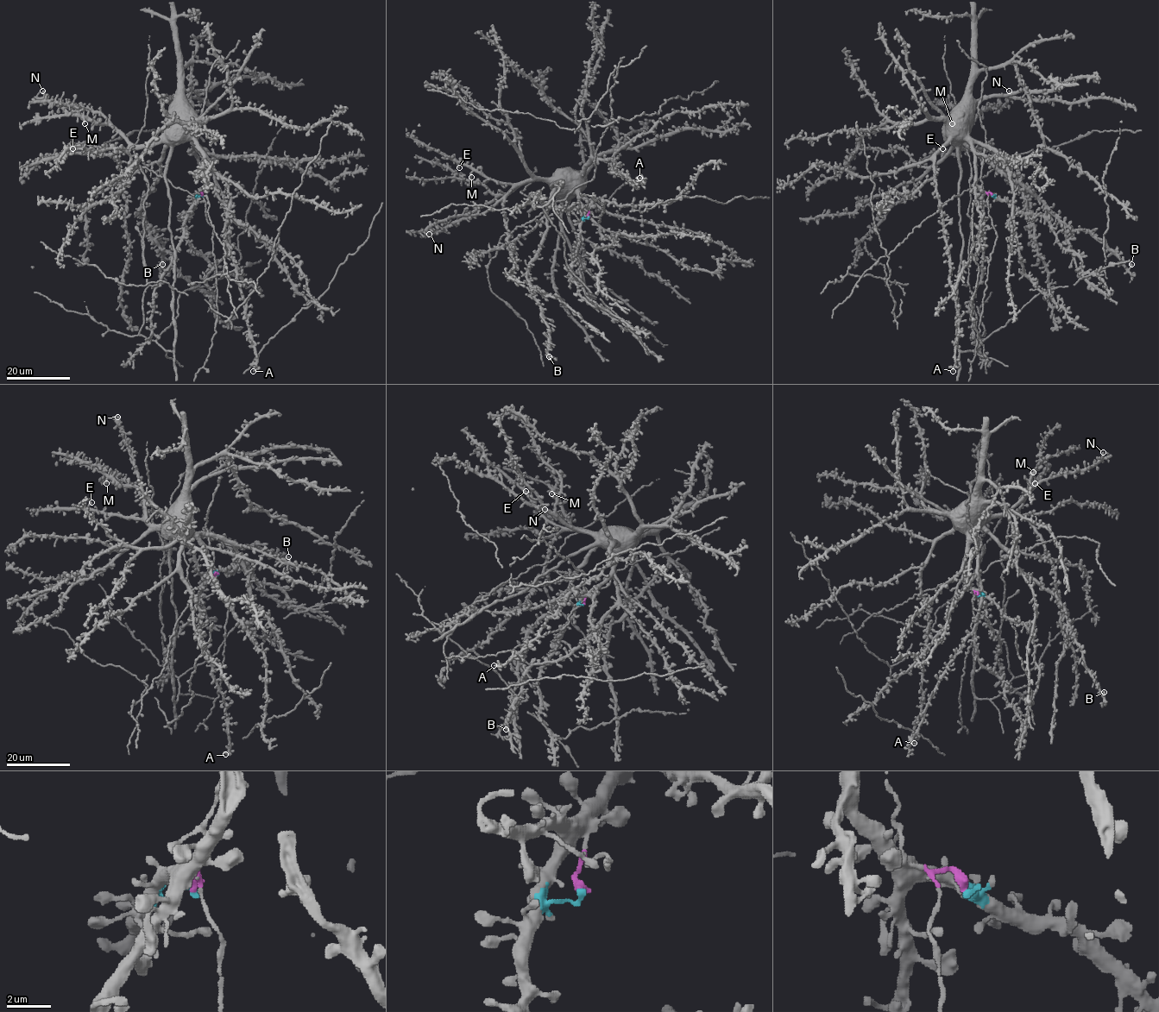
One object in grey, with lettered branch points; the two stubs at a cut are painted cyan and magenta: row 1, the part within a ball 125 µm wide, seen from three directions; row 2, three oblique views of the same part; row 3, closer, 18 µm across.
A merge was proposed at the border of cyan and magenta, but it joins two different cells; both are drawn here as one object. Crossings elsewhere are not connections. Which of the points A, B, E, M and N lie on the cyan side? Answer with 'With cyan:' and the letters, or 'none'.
With cyan: A, B, E, M, N

